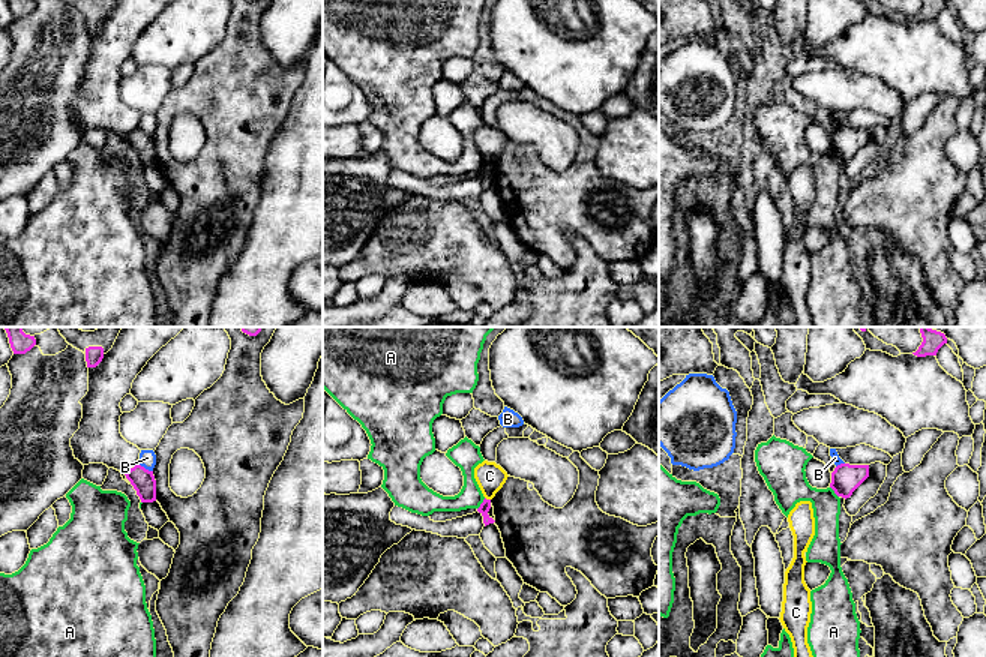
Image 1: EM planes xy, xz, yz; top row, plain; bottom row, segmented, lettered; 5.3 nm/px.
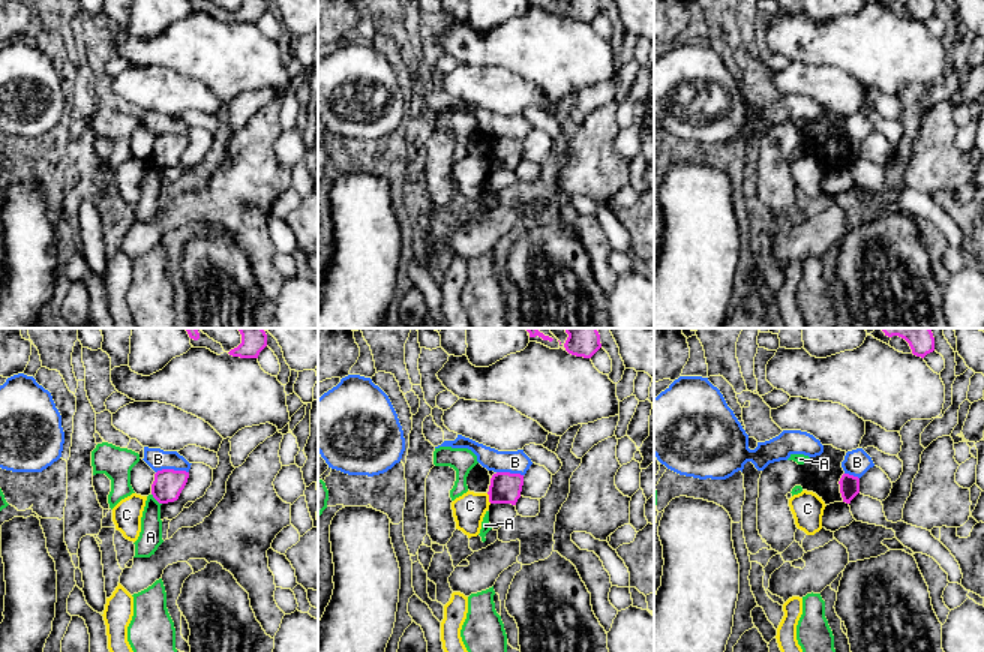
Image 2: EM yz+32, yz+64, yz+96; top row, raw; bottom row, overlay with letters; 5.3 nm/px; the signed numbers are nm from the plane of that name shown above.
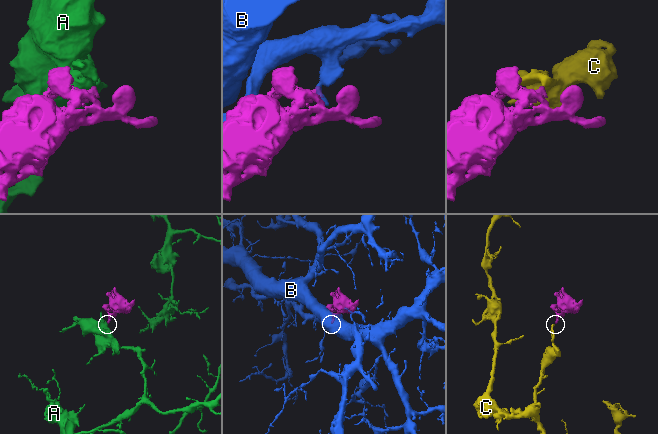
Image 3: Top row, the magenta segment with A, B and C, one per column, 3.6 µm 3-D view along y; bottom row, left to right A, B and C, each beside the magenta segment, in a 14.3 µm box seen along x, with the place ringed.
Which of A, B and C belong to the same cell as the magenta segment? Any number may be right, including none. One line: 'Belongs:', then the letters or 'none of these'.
Belongs: none of these

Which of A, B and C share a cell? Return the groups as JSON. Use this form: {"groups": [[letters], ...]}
{"groups": [["A"], ["B"], ["C"]]}

